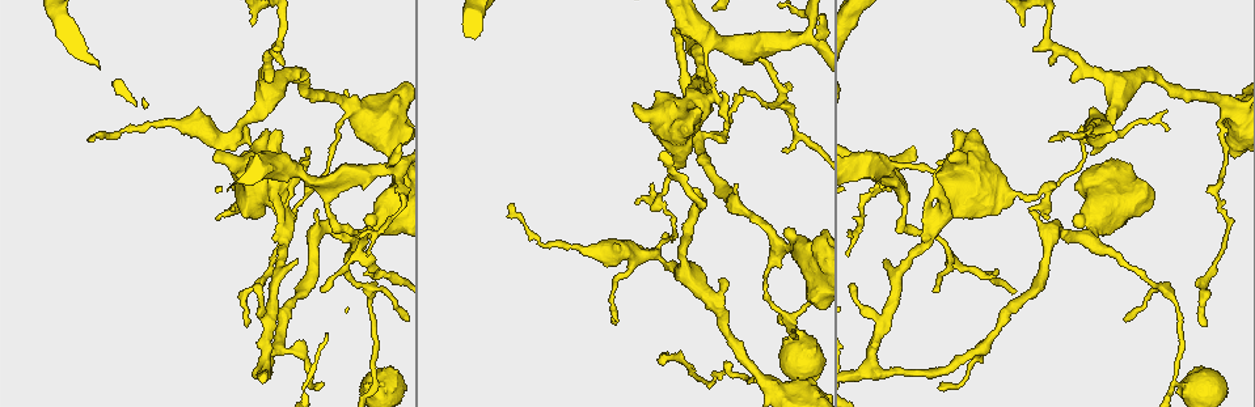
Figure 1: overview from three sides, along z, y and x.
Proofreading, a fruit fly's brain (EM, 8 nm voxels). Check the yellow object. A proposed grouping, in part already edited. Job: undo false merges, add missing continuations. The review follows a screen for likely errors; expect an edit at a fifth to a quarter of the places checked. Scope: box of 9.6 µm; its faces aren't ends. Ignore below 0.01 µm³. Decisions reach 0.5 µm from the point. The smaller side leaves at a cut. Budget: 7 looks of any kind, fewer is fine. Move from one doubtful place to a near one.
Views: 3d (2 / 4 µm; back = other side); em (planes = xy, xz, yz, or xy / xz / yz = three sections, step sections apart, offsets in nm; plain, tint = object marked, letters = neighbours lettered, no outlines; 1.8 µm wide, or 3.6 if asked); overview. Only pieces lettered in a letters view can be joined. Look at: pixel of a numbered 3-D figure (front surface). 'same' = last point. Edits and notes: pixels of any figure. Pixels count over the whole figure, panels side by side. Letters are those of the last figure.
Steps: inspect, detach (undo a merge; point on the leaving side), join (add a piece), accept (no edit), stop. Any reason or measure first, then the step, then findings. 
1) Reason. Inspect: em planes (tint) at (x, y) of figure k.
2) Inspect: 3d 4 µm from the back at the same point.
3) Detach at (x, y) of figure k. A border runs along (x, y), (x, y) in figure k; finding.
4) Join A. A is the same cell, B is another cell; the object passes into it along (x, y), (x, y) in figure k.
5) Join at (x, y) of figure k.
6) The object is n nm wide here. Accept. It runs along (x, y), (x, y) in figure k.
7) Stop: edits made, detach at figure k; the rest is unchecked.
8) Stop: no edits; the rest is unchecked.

Calibre changes. Inspect: em planes (tint) at (713, 92) of figure 1.

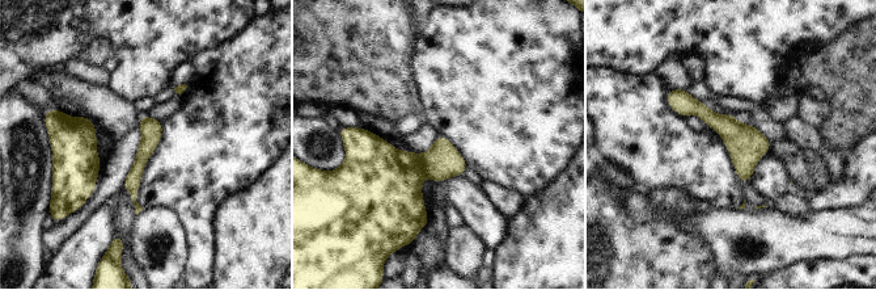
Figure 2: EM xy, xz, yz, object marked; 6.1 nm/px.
Inspect: em planes (letters) at the same point.

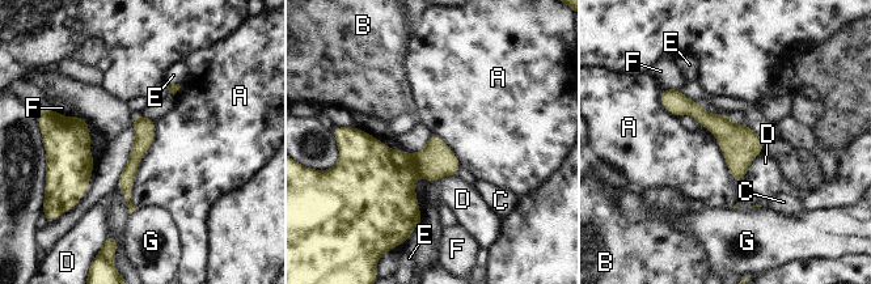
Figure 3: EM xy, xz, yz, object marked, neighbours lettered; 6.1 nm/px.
The object is 130 nm wide here. Detach at (436, 160) of figure 3. A, B, C, D, E, F and G are other cells; a border runs along (409, 155), (419, 176) in figure 3; two neurons meet here.

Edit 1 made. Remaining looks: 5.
Sharp bend. Inspect: 3d 4 µm at (1164, 291) of figure 1.

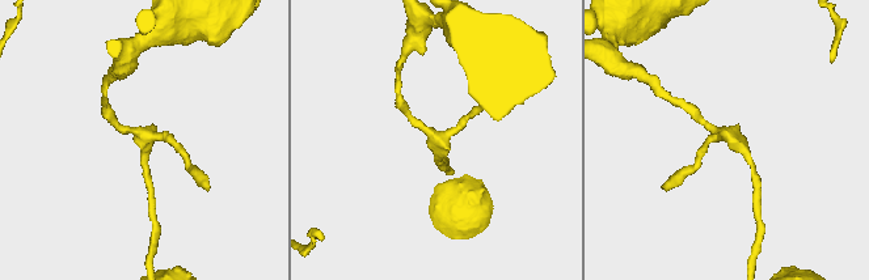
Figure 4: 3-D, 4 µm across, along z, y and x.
Now the EM. Inspect: em planes (tint) at (728, 137) of figure 4.

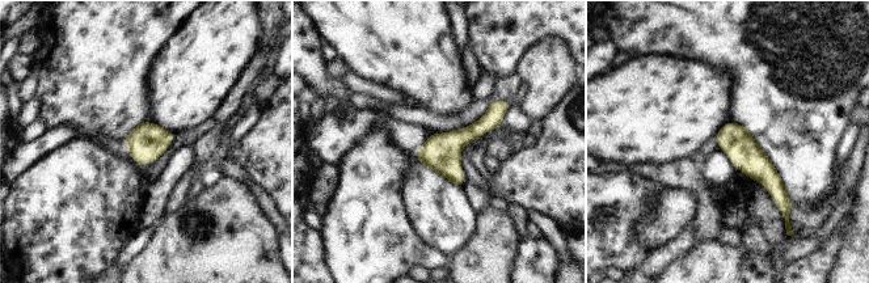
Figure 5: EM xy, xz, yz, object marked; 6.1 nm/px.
What lies round it. Inspect: em planes (letters) at the same point.

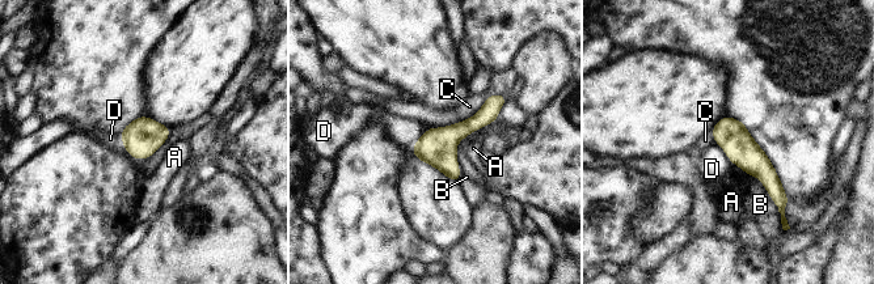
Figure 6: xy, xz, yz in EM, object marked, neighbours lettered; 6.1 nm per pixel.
3 arms meet here. Accept. A, B, C and D are other cells; it runs along (499, 97), (476, 122), (418, 155) in figure 6; one neuron here.

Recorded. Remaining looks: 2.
An open end. Inspect: em planes (letters) at (887, 265) of figure 1.

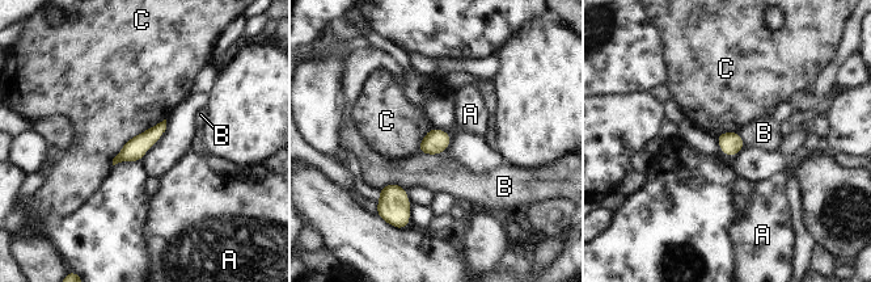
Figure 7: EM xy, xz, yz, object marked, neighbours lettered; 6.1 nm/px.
Accept. A, B and C are other cells; none of them fits.

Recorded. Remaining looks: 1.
Stop: edits made, detach at figure 3; the rest is unchecked.

